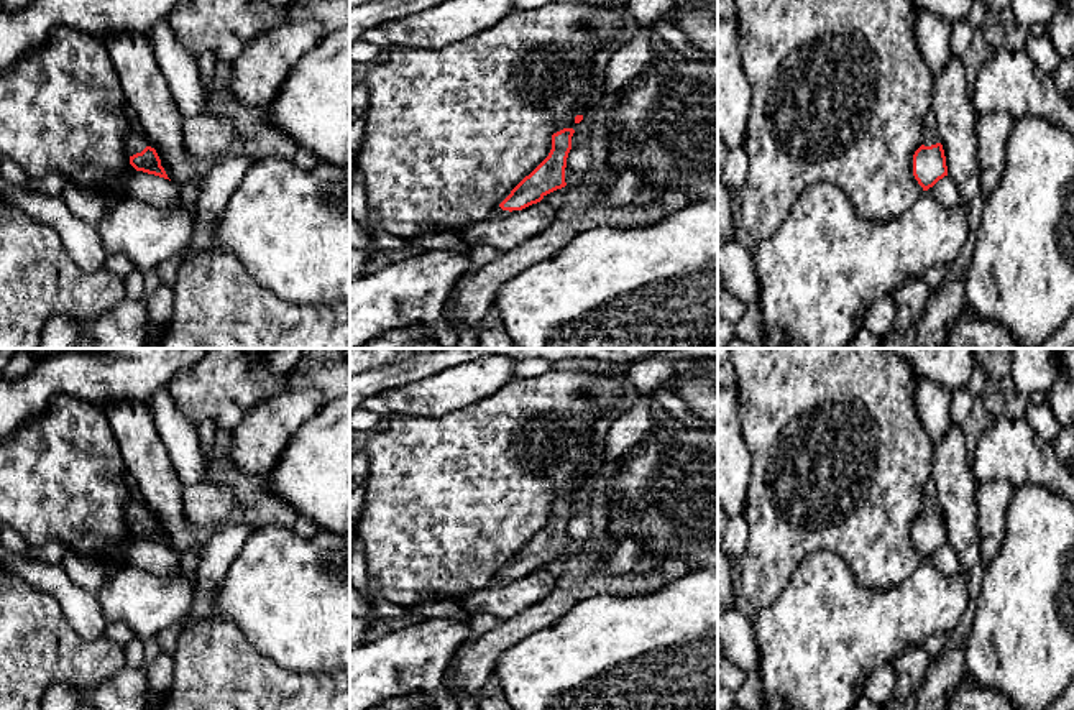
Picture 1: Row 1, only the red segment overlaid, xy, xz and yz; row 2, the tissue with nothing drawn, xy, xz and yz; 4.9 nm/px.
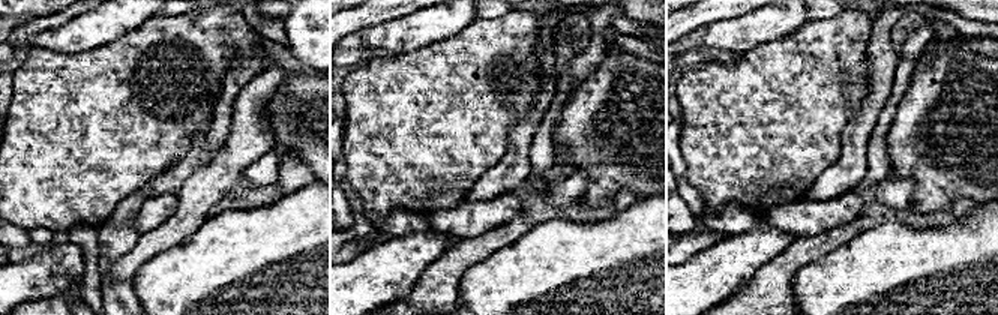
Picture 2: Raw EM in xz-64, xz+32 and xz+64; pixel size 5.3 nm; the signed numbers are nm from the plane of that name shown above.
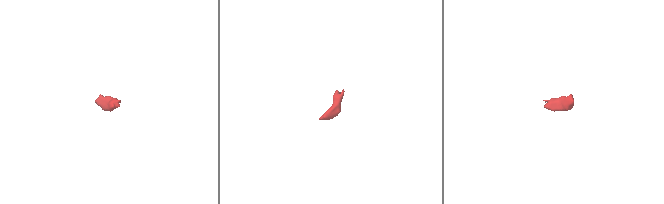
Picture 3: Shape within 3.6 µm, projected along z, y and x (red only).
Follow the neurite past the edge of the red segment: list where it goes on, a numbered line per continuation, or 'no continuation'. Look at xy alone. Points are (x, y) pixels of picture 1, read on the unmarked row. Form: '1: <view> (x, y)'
1: xy (135, 510)

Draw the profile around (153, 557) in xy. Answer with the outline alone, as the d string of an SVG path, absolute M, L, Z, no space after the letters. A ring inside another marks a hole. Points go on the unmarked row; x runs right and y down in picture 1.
M135 539L128 546L123 562L156 575L171 575L181 567L181 556L169 547Z

